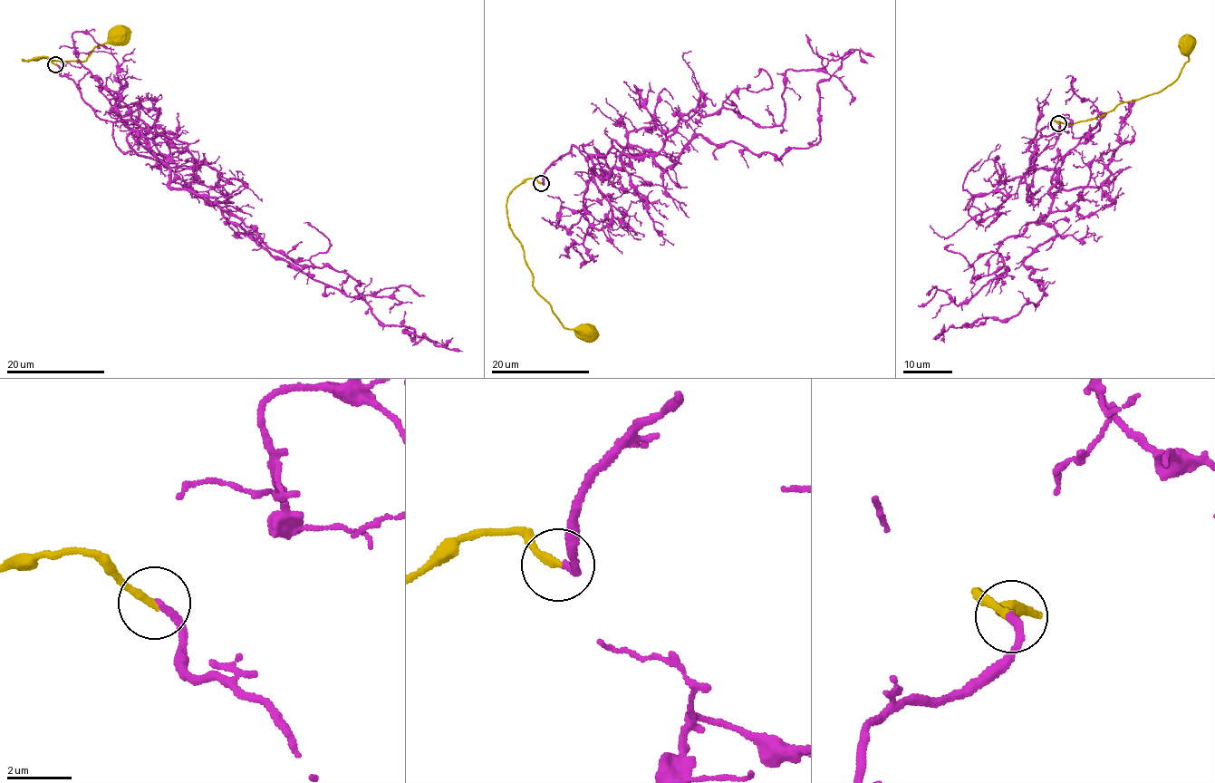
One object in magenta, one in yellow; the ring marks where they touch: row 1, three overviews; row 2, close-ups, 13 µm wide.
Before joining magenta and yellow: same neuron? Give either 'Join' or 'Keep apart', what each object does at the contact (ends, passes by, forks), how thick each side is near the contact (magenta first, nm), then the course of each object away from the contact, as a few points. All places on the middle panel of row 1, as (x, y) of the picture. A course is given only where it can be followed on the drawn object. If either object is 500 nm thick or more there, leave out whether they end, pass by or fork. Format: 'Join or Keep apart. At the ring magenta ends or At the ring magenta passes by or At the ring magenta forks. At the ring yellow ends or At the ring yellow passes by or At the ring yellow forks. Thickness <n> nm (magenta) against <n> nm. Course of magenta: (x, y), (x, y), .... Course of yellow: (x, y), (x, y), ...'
Keep apart. At the ring magenta ends. At the ring yellow ends. Thickness 240 nm (magenta) against 260 nm. Course of magenta: (541, 183), (573, 146), (605, 178), (700, 134), (810, 148), (819, 82), (874, 58). Course of yellow: (541, 183), (524, 179), (512, 190), (508, 227), (521, 245), (535, 290), (567, 328), (587, 334)

